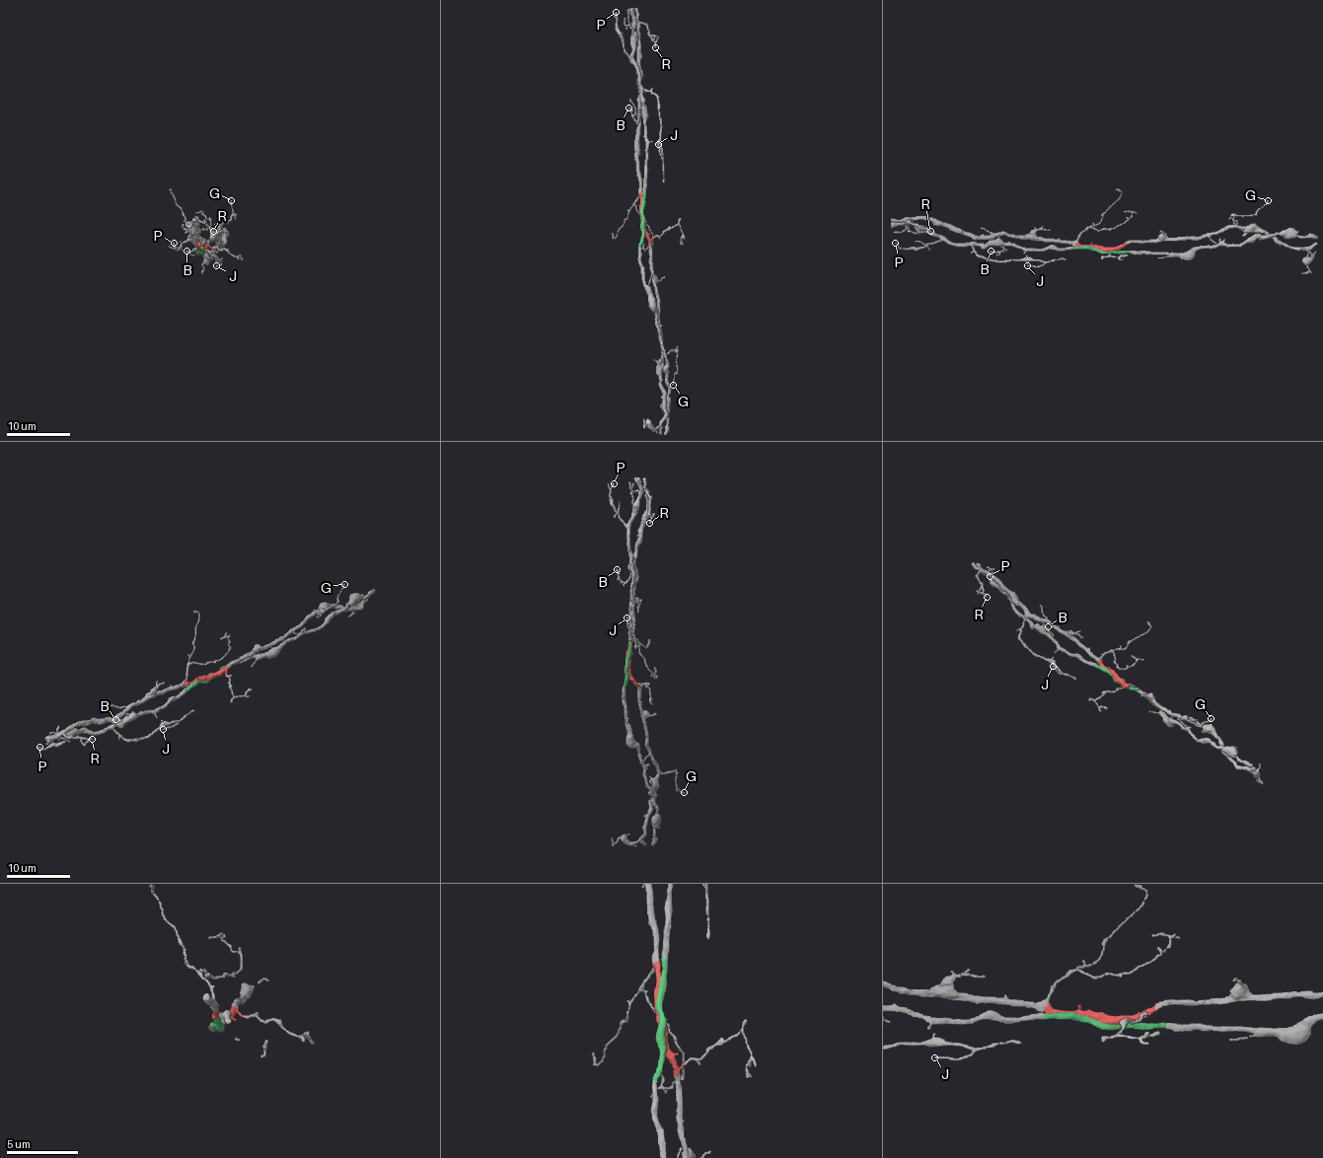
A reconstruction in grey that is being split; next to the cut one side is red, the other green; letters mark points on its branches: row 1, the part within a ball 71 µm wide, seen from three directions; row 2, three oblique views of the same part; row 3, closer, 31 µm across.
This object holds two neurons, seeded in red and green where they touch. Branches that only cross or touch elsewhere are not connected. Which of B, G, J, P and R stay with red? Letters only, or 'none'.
B, G, R

